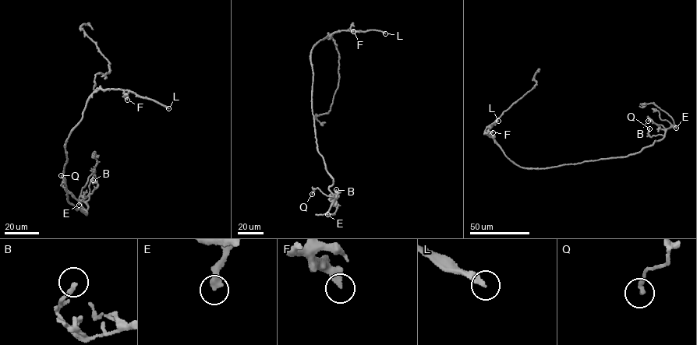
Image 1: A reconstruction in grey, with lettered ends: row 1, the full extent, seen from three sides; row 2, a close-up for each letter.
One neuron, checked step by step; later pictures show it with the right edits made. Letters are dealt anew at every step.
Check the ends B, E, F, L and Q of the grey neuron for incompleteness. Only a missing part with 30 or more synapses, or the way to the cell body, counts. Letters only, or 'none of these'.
E, L

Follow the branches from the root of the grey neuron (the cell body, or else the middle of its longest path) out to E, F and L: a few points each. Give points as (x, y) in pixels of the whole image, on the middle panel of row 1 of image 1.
E: (313, 76), (312, 110), (316, 149), (333, 180), (328, 189), (333, 195), (334, 202), (327, 214)
F: (313, 76), (310, 51), (314, 44), (335, 32), (353, 31)
L: (313, 76), (310, 51), (319, 40), (343, 30), (373, 29), (385, 33)

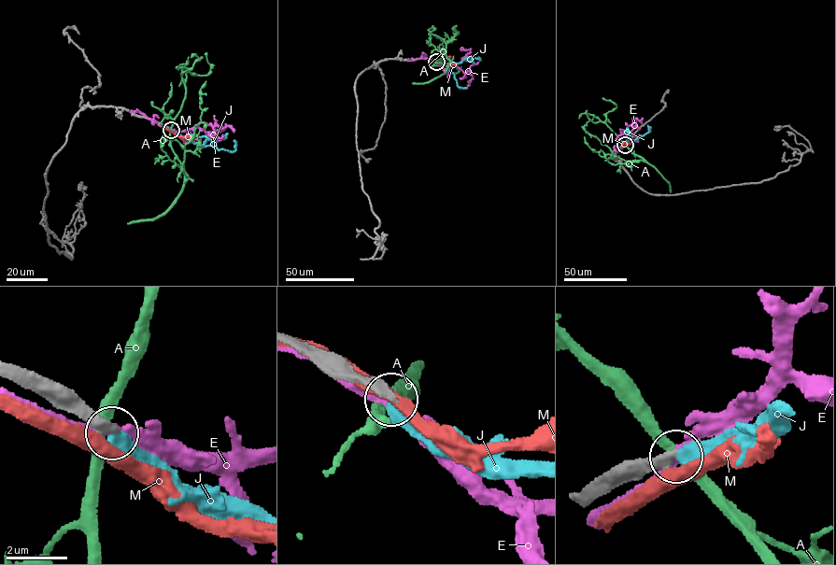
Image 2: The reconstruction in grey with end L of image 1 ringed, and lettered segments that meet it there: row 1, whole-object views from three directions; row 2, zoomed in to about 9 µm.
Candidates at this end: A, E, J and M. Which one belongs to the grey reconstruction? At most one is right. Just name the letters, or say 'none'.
J

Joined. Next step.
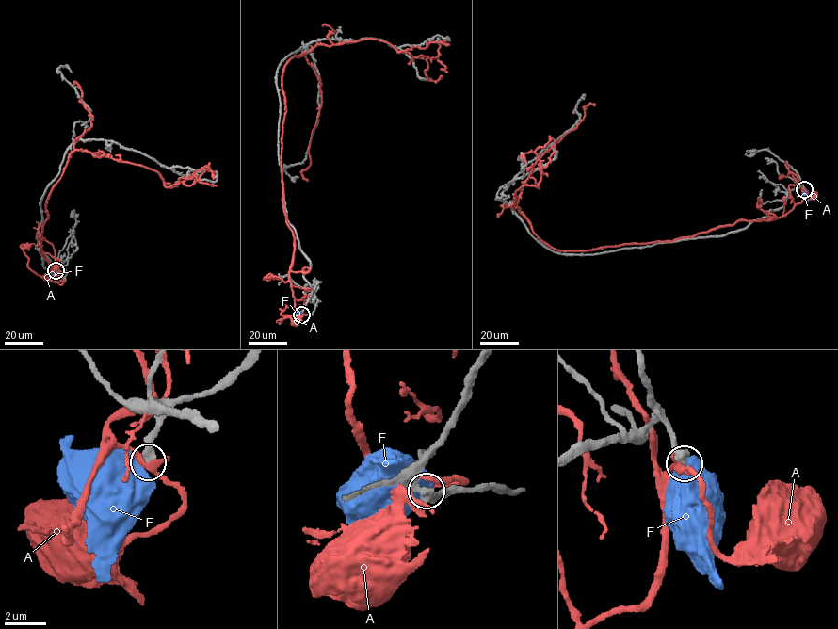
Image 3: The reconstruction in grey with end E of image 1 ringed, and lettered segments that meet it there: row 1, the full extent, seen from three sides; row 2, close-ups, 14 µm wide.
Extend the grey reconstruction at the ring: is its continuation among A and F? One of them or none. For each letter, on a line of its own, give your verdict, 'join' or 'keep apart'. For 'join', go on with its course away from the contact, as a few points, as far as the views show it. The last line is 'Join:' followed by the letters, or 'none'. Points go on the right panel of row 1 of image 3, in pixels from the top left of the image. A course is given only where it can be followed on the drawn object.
A: keep apart
F: keep apart
Join: none

